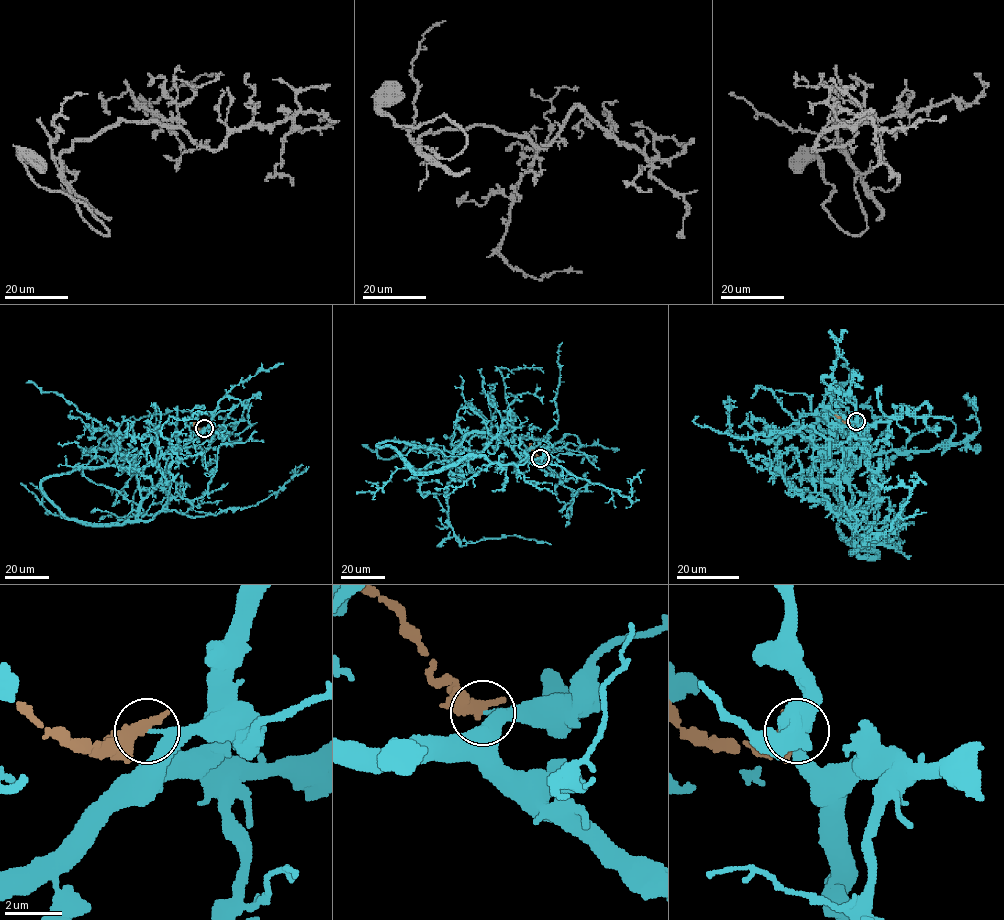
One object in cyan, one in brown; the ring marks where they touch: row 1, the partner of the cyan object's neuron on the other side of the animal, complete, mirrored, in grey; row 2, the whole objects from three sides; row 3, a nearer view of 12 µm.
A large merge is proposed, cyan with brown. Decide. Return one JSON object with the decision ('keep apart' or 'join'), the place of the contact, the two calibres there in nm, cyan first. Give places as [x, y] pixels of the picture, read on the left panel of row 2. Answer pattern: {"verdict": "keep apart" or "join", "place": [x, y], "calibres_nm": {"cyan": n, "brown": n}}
{"verdict": "keep apart", "place": [204, 428], "calibres_nm": {"cyan": 280, "brown": 480}}

